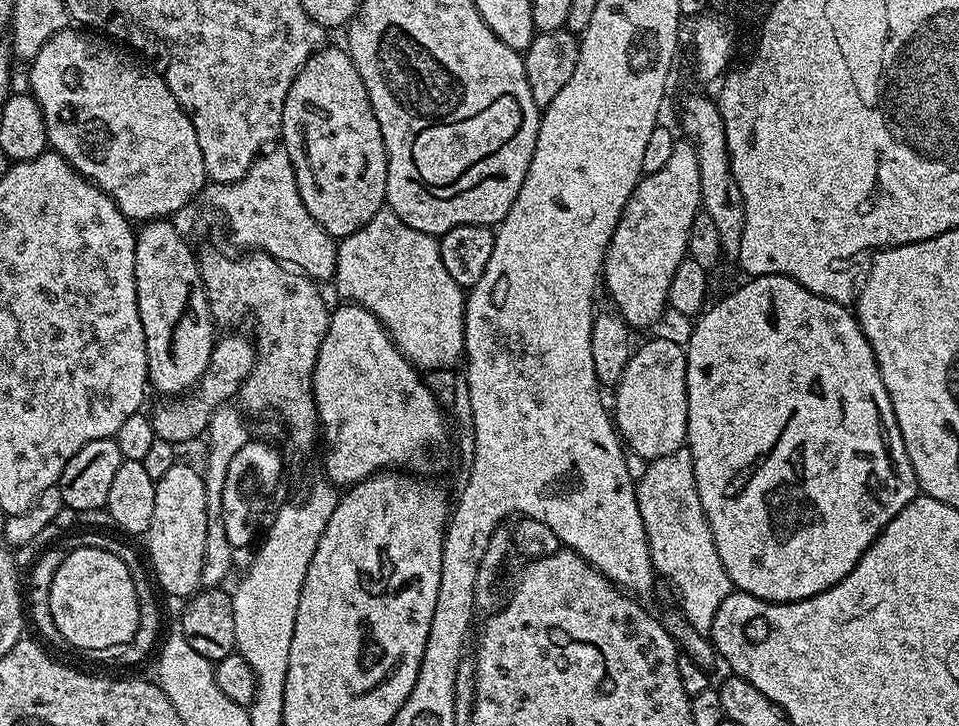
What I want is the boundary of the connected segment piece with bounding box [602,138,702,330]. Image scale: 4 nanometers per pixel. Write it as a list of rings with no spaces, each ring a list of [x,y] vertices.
[[[680,138],[677,139],[674,154],[670,154],[666,166],[662,166],[662,170],[657,172],[647,173],[636,183],[635,190],[622,210],[612,240],[608,243],[608,253],[604,255],[603,287],[608,287],[608,292],[616,303],[613,304],[615,311],[628,323],[629,329],[649,329],[668,307],[670,280],[674,278],[674,270],[678,270],[680,263],[687,257],[690,226],[694,226],[694,218],[701,208],[696,147],[691,140]]]

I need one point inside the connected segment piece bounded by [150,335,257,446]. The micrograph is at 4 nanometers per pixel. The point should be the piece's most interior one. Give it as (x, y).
(180, 418)

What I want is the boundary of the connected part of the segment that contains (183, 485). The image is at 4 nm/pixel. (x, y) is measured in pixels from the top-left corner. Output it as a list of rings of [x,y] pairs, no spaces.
[[[184,462],[170,466],[169,472],[156,481],[154,518],[150,518],[150,526],[146,533],[146,556],[161,593],[164,591],[172,596],[188,598],[201,587],[200,575],[206,554],[207,521],[206,486],[203,475],[197,469],[195,472]]]

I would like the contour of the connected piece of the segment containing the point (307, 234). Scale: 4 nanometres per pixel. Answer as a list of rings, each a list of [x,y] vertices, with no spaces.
[[[272,146],[261,152],[238,182],[205,183],[198,197],[199,204],[201,209],[191,209],[193,218],[204,219],[208,224],[224,223],[233,246],[240,248],[236,250],[265,252],[317,282],[335,277],[337,241],[306,210],[302,194],[298,194],[294,166],[283,146]]]

